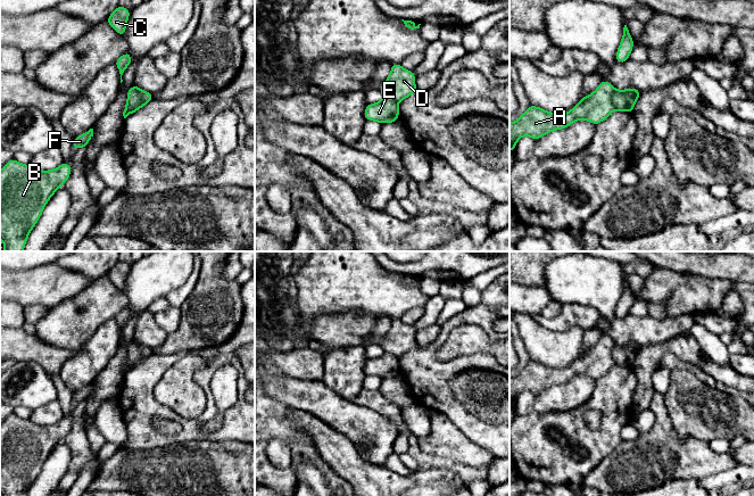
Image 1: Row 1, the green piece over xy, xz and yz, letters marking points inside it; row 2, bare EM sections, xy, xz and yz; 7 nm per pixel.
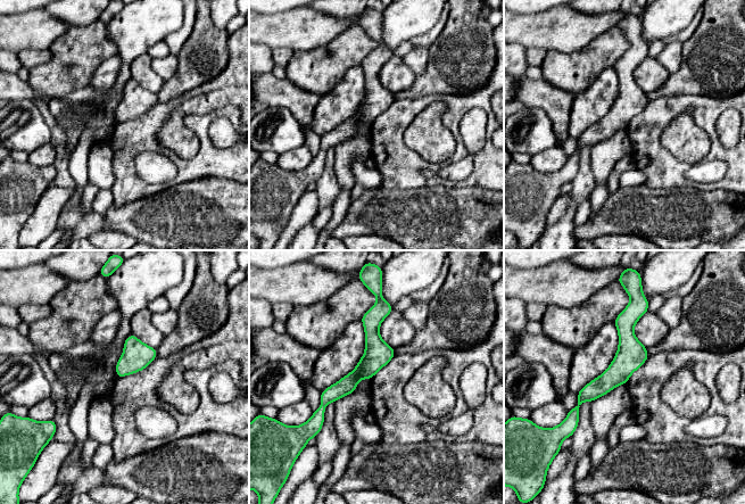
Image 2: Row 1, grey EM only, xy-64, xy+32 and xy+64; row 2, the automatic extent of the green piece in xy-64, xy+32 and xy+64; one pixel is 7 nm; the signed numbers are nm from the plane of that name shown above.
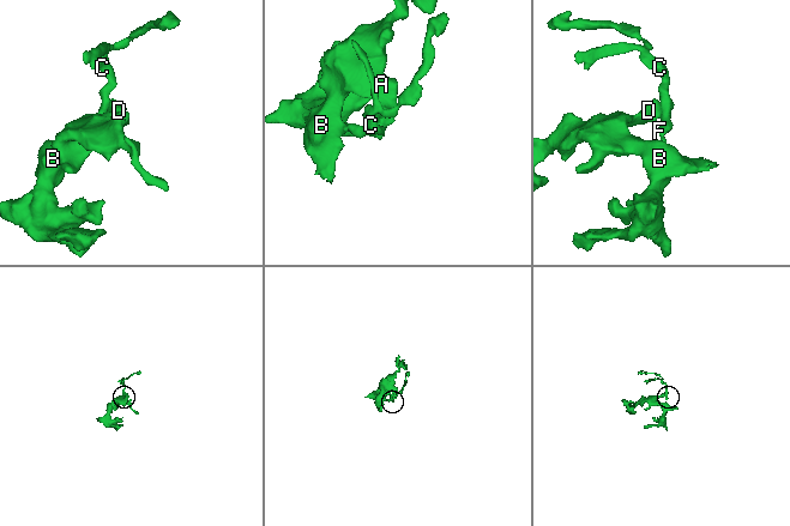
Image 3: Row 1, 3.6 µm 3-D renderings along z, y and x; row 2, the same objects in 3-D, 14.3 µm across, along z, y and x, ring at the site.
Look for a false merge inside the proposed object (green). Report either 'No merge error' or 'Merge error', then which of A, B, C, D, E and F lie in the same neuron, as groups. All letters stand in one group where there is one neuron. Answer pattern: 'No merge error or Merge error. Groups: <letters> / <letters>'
No merge error. Groups: A B C D E F

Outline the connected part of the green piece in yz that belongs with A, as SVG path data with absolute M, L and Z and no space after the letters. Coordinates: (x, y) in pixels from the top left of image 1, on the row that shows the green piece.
M602 80L593 93L582 97L565 114L550 113L529 105L515 123L509 123L509 151L516 148L517 140L524 135L538 140L549 132L570 126L578 119L586 119L597 125L605 121L614 109L632 113L640 93L636 88L615 90L612 83Z

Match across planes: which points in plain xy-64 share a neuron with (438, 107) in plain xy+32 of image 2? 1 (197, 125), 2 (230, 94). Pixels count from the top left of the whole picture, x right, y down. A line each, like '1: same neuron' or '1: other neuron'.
1: other neuron
2: same neuron

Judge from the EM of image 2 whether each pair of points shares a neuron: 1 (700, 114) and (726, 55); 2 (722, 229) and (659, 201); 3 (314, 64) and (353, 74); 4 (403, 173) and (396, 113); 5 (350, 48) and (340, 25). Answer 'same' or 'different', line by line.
1: different
2: same
3: different
4: same
5: different

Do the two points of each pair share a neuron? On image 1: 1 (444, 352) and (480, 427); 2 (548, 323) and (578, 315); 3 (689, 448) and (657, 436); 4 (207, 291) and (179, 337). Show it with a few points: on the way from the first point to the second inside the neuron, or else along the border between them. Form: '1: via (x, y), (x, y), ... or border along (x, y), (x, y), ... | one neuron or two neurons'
1: border along (474, 354), (445, 361), (434, 356) | two neurons
2: via (555, 323), (562, 322), (571, 315) | one neuron
3: via (681, 448), (671, 448), (665, 444) | one neuron
4: via (207, 303), (207, 308), (190, 325) | one neuron

